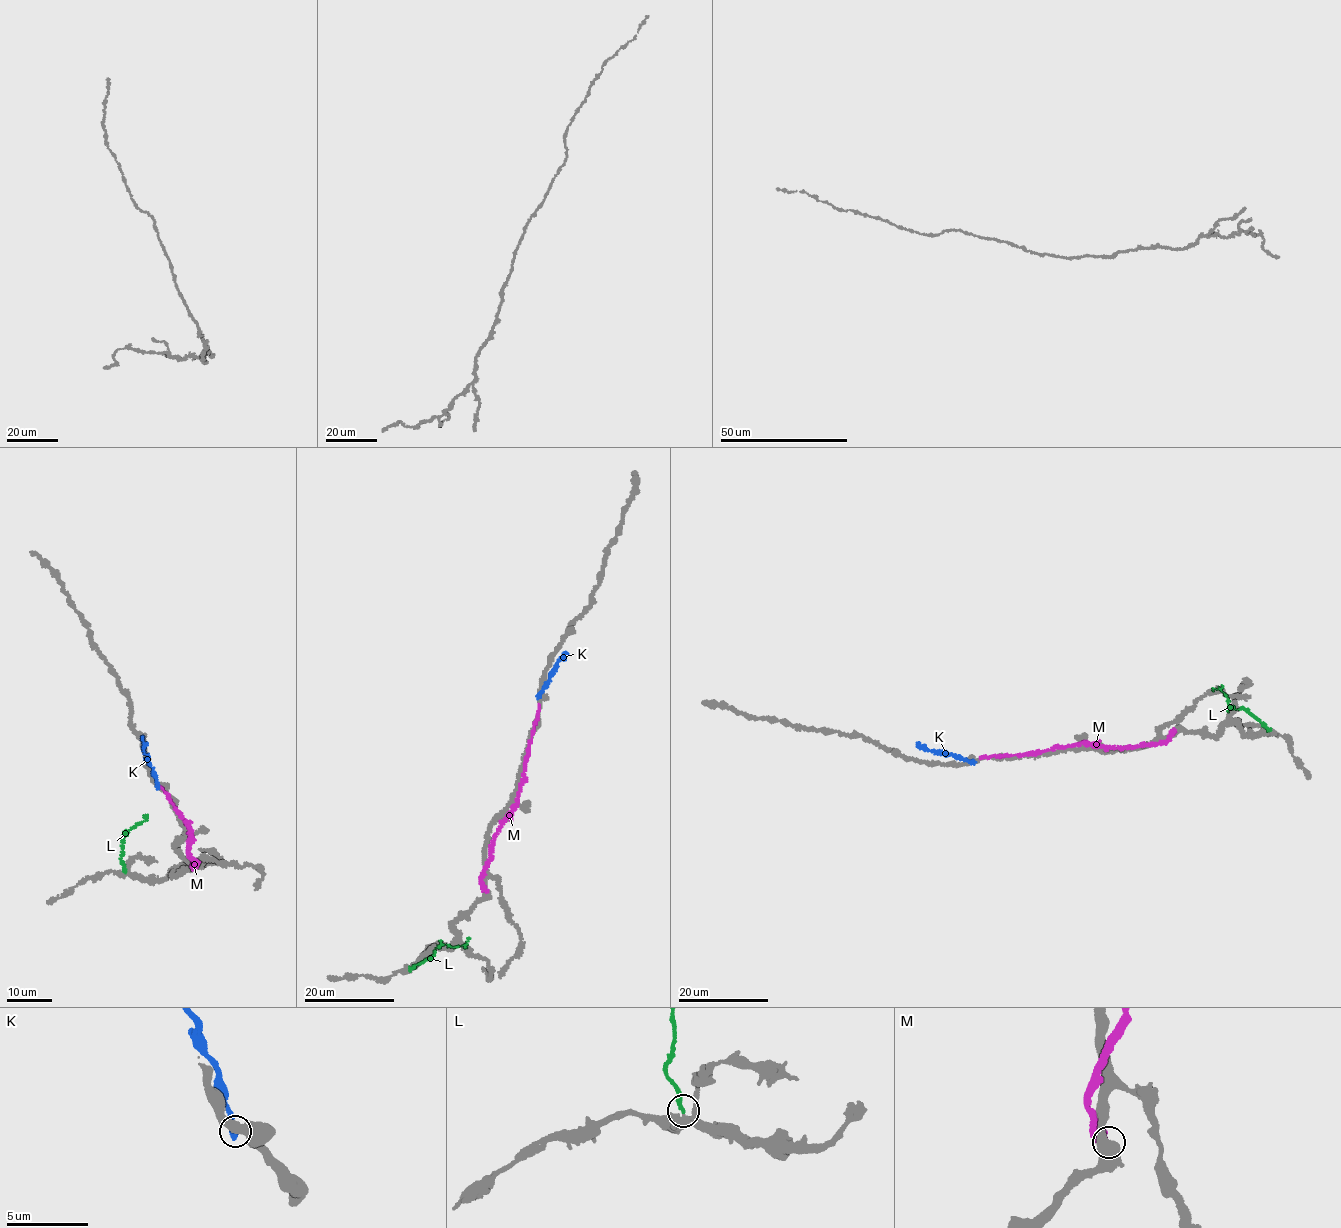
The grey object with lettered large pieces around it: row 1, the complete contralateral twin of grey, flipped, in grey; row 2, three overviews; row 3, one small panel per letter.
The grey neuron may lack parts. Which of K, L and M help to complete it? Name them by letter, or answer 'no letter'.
L

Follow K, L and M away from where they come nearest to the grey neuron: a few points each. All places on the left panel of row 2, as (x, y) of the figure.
K: (157, 786), (142, 747), (142, 735)
L: (124, 870), (120, 859), (121, 836), (147, 816)
M: (198, 861), (192, 868), (196, 861), (187, 855), (191, 831), (160, 787)

